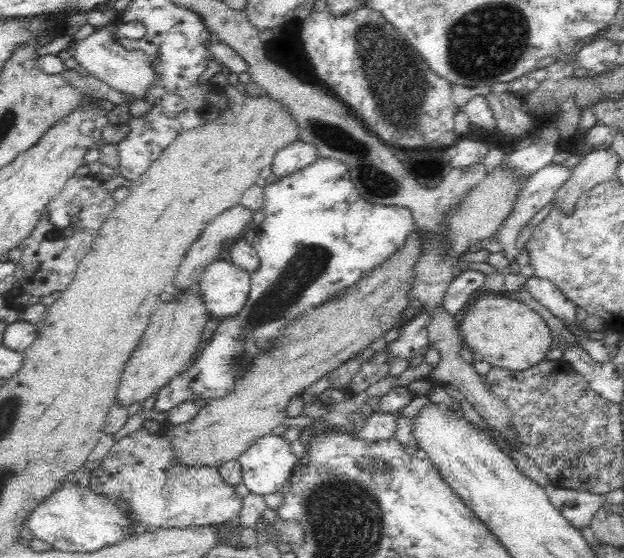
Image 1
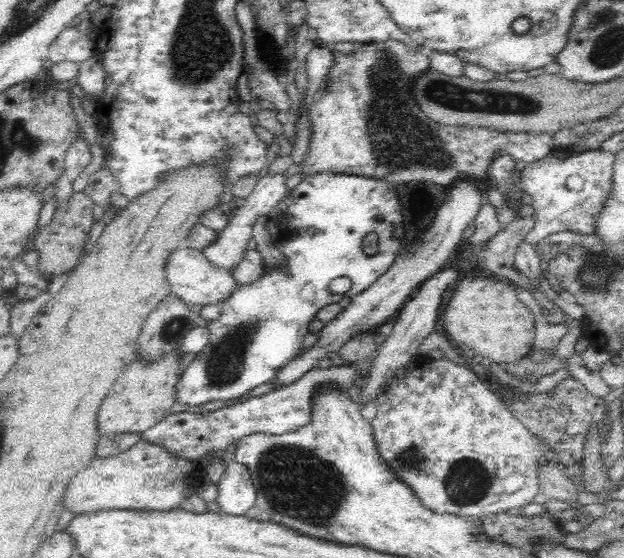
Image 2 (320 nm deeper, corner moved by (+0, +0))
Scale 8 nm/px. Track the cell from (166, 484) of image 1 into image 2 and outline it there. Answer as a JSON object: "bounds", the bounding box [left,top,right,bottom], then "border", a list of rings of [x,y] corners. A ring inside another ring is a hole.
{"bounds":[60,439,204,516],"border":[[[141,439],[118,455],[94,457],[89,465],[72,477],[60,500],[63,511],[75,516],[105,510],[172,510],[188,496],[200,490],[204,477],[202,463],[176,459],[166,449]]]}

